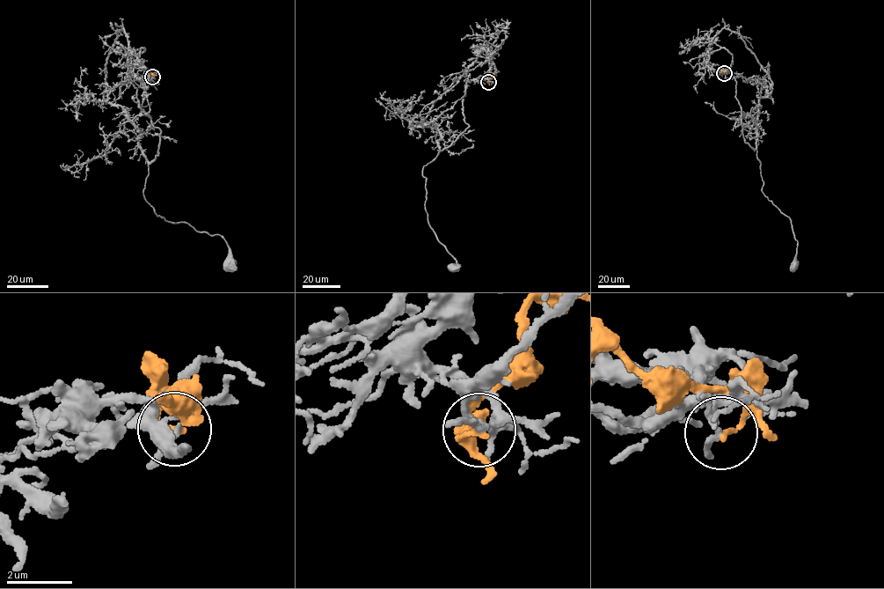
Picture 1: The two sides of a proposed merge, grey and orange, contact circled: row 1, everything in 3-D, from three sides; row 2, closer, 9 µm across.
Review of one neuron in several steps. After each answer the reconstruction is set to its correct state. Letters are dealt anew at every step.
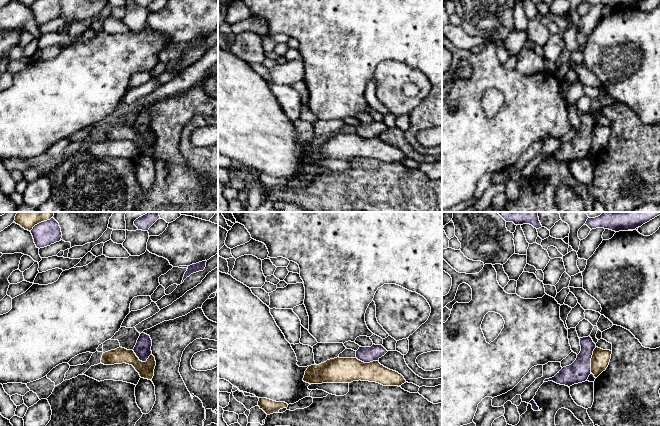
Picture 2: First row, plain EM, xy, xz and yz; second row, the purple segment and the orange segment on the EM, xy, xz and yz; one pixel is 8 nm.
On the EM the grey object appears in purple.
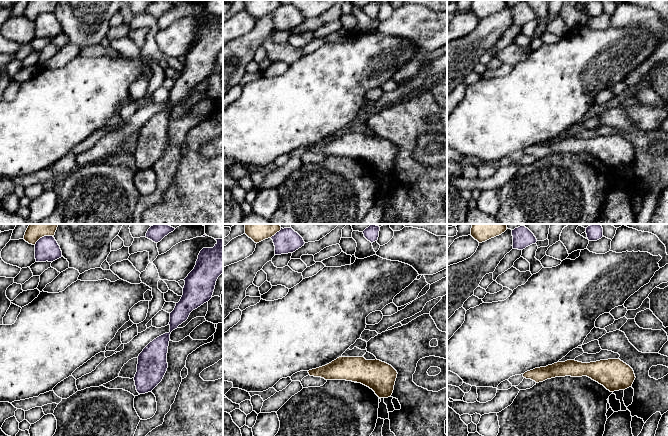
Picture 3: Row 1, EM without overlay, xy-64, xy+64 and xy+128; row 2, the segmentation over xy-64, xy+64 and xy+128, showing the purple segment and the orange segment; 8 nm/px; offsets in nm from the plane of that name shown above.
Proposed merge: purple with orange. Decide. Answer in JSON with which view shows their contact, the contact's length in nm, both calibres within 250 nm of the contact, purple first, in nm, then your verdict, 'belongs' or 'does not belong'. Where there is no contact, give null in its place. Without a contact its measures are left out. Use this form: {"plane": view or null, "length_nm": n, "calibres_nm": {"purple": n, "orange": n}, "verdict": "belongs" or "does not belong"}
{"plane": "yz", "length_nm": 220, "calibres_nm": {"purple": 170, "orange": 150}, "verdict": "does not belong"}

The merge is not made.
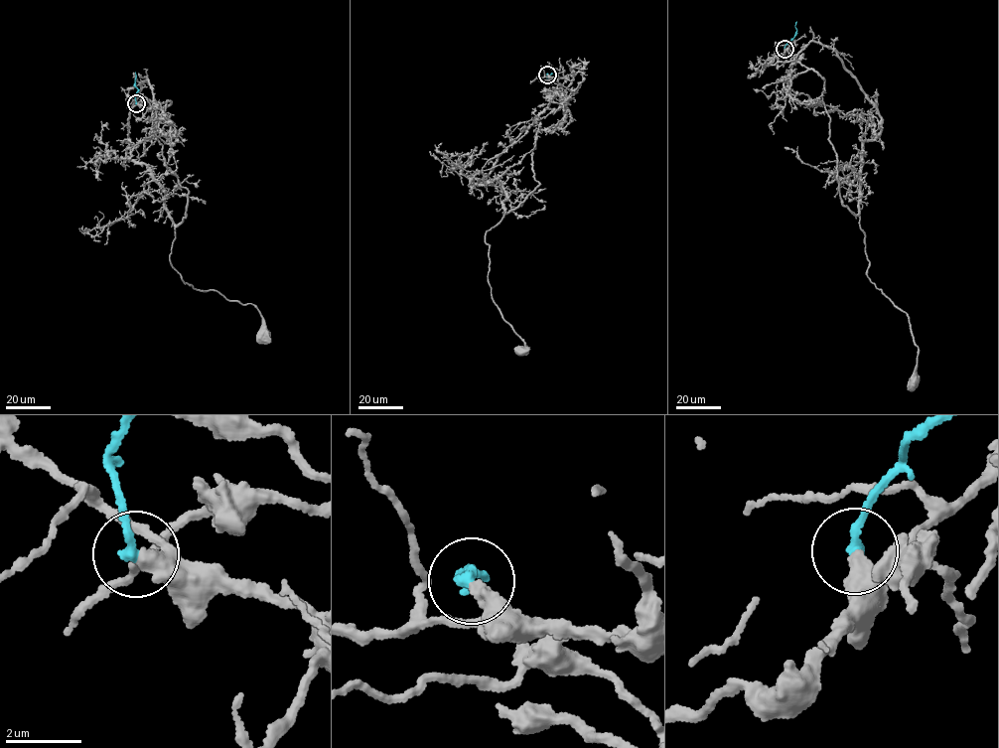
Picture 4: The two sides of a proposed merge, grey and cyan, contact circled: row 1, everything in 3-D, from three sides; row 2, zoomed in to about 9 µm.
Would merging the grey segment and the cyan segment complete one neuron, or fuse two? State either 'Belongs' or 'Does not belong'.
Does not belong

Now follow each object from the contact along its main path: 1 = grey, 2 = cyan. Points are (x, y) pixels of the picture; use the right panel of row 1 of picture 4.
1: (784, 49), (781, 56), (823, 77), (841, 204), (860, 218), (868, 276), (907, 314), (918, 349), (915, 381)
2: (784, 49), (796, 34), (796, 21)

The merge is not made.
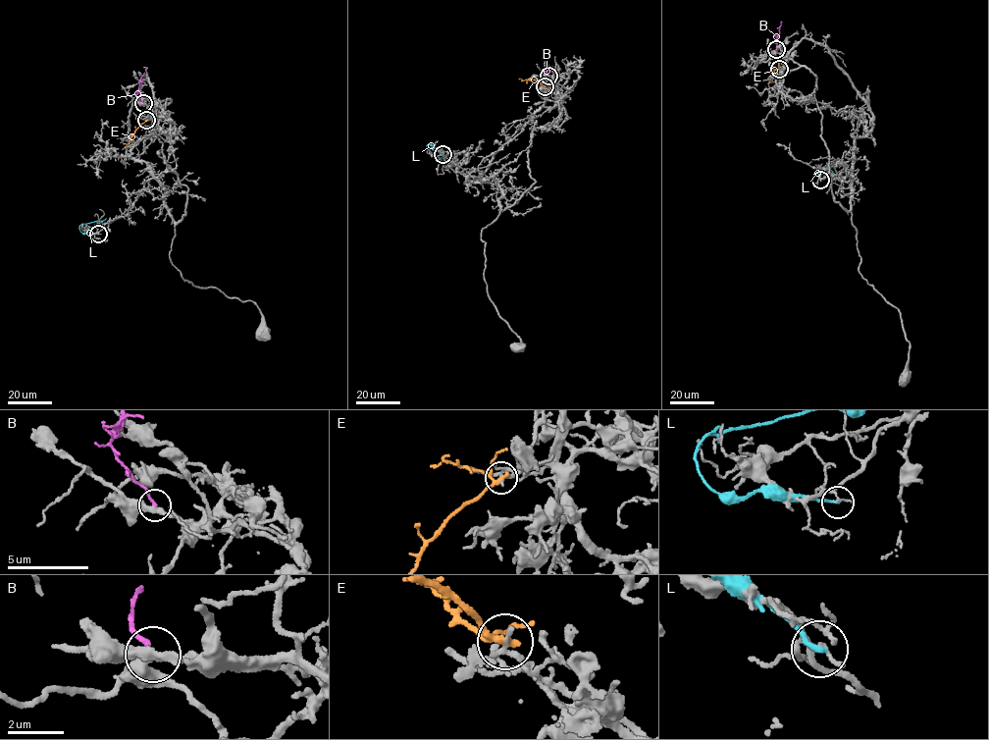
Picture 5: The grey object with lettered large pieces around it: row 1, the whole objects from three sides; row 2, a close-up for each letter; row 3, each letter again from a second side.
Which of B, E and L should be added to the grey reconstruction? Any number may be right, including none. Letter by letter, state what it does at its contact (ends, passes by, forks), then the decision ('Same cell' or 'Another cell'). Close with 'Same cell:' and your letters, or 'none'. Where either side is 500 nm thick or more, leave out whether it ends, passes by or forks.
B: It ends there. Another cell
E: It forks there. Another cell
L: It ends there. Another cell
Same cell: none

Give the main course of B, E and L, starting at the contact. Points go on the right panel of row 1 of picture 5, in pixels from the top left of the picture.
B: (776, 49), (781, 22)
E: (778, 69), (773, 73), (771, 80)
L: (820, 180), (818, 171), (823, 167), (833, 173)

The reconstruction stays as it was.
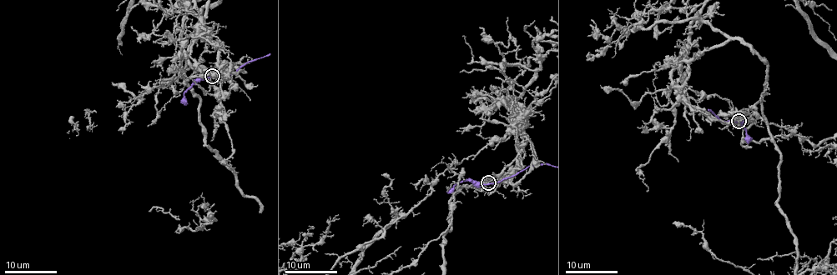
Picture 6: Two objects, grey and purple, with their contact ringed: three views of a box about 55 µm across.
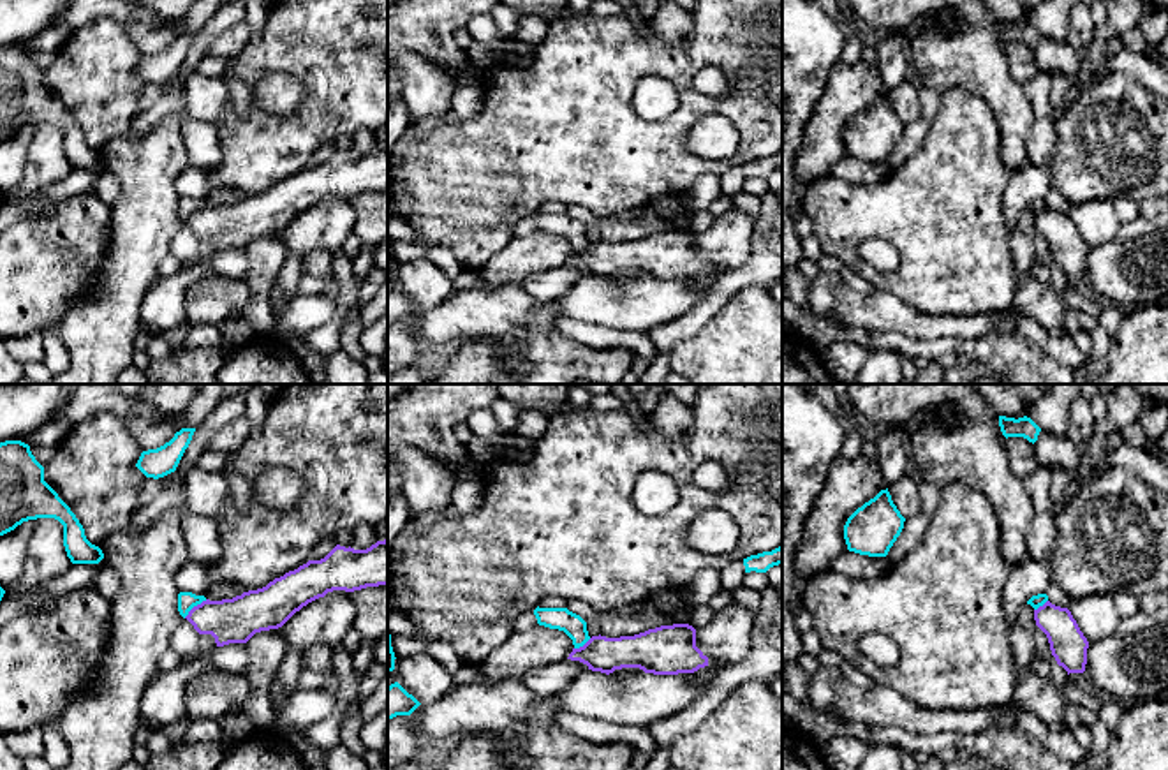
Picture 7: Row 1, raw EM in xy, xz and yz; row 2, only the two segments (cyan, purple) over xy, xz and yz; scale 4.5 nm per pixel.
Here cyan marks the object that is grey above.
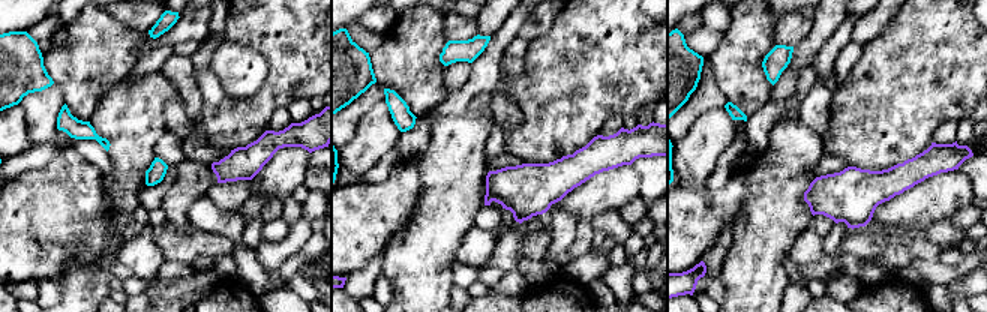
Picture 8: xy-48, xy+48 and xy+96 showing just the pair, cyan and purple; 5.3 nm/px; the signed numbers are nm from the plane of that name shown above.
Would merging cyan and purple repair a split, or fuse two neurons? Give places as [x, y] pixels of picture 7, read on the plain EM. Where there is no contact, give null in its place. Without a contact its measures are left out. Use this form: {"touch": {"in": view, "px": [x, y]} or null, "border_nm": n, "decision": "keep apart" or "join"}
{"touch": {"in": "xy", "px": [194, 210]}, "border_nm": 140, "decision": "keep apart"}

